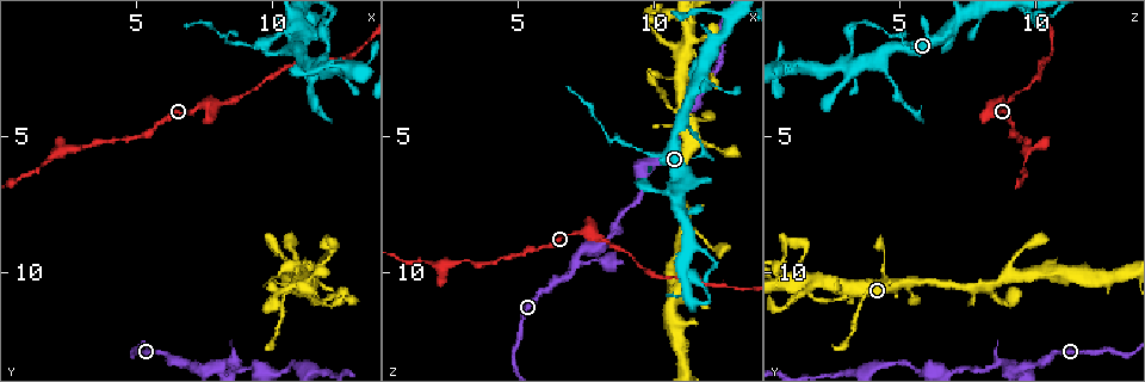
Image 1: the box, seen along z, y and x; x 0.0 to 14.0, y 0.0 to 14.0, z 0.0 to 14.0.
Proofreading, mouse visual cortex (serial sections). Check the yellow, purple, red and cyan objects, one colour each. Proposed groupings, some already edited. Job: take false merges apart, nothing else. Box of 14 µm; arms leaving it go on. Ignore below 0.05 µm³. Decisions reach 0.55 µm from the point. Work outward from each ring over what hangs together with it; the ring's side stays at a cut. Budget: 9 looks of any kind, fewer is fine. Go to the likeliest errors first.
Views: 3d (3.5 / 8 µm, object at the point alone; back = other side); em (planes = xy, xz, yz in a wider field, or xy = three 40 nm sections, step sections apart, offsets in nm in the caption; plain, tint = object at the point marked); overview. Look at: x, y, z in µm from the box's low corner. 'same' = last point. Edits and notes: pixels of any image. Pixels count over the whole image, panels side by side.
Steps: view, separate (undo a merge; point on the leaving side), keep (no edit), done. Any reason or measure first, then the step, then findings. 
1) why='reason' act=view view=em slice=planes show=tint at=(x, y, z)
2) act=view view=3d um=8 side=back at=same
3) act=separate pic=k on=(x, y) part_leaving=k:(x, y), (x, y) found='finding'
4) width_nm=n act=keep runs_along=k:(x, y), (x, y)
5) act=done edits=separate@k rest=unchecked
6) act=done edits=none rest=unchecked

why='calibre changes' act=view view=3d um=3.5 side=back at=(9.6, 1.9, 5.6)

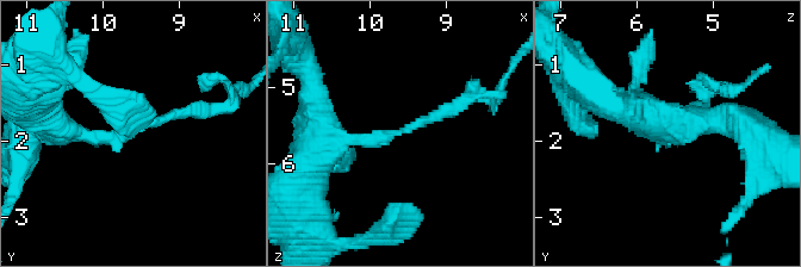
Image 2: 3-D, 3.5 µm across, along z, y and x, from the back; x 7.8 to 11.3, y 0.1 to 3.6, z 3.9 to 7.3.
arm_widths_nm=150,250 why='now the EM' act=view view=em slice=xy step=3 show=tint at=(9.65, 1.95, 5.60)

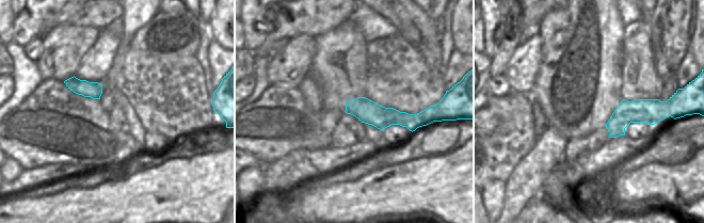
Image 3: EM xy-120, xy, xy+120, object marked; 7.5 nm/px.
act=separate pic=2 on=(441, 110) part_leaving=2:(409, 125), (501, 92) found='two cells meet here'

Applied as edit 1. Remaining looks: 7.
act=view view=3d um=3.5 side=back at=(2.2, 5.5, 9.7)

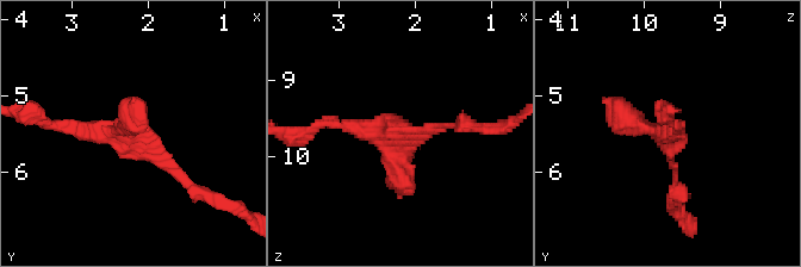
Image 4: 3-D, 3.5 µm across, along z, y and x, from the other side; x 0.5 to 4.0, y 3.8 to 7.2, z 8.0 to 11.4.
act=view view=em slice=xy step=2 show=plain at=(2.25, 5.55, 9.70)

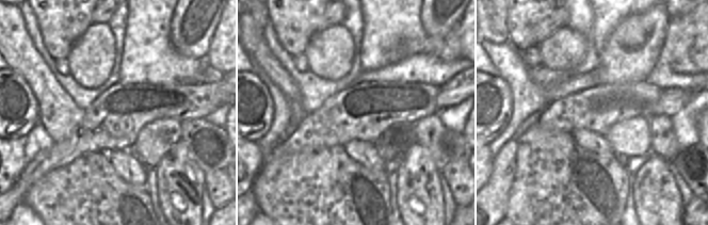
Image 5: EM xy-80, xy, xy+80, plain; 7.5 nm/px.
why='with the object marked' act=view view=em slice=xy step=2 show=tint at=same

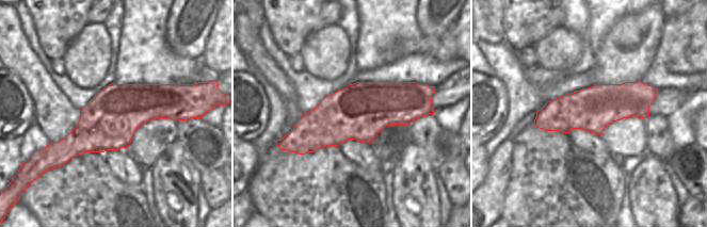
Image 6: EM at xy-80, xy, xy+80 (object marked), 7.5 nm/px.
width_nm=420 act=keep runs_along=4:(321, 124), (393, 130), (397, 197) found='continuous, no second cell'

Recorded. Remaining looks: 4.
why='calibre changes' act=view view=3d um=3.5 at=(8.4, 13.3, 8.7)

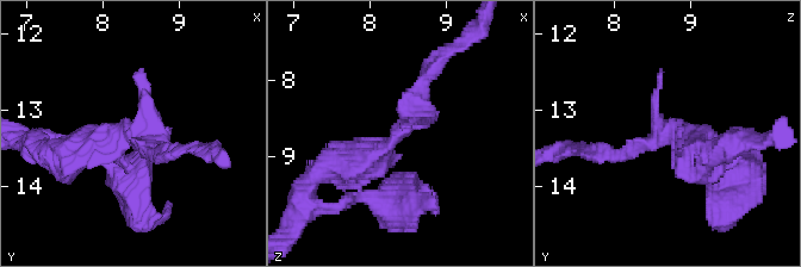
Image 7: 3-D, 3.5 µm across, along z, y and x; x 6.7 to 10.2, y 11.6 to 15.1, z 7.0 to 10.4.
why='now the EM' act=view view=em slice=xy step=2 show=plain at=(8.40, 13.30, 8.65)

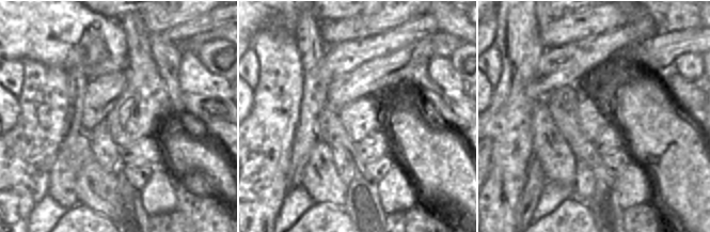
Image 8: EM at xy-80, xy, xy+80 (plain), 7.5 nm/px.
why='with the object marked' act=view view=em slice=xy step=2 show=tint at=same

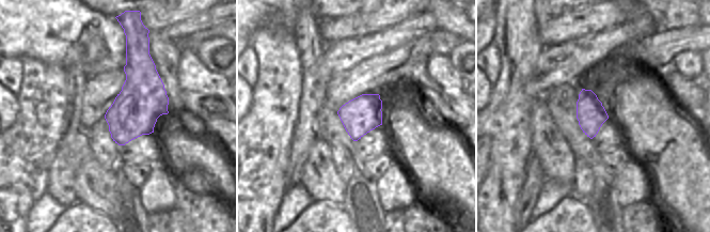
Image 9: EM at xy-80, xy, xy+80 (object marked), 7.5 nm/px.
act=keep runs_along=7:(343, 167), (395, 140), (435, 66) found='all the same cell'

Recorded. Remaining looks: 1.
act=done edits=separate@2 rest=unchecked

